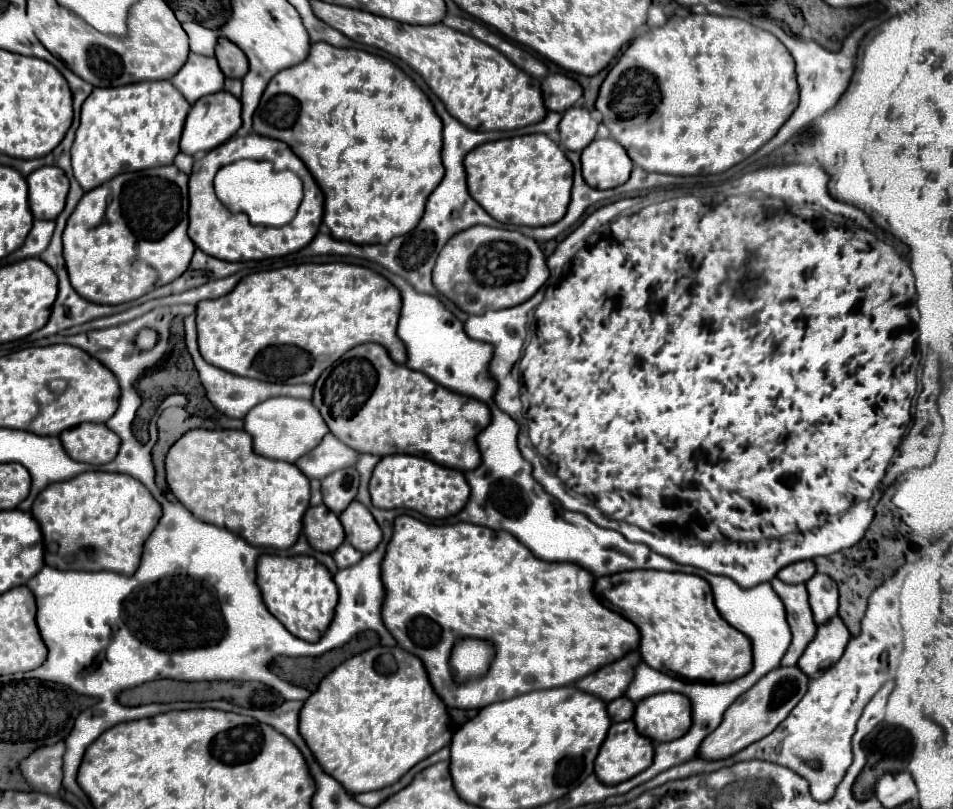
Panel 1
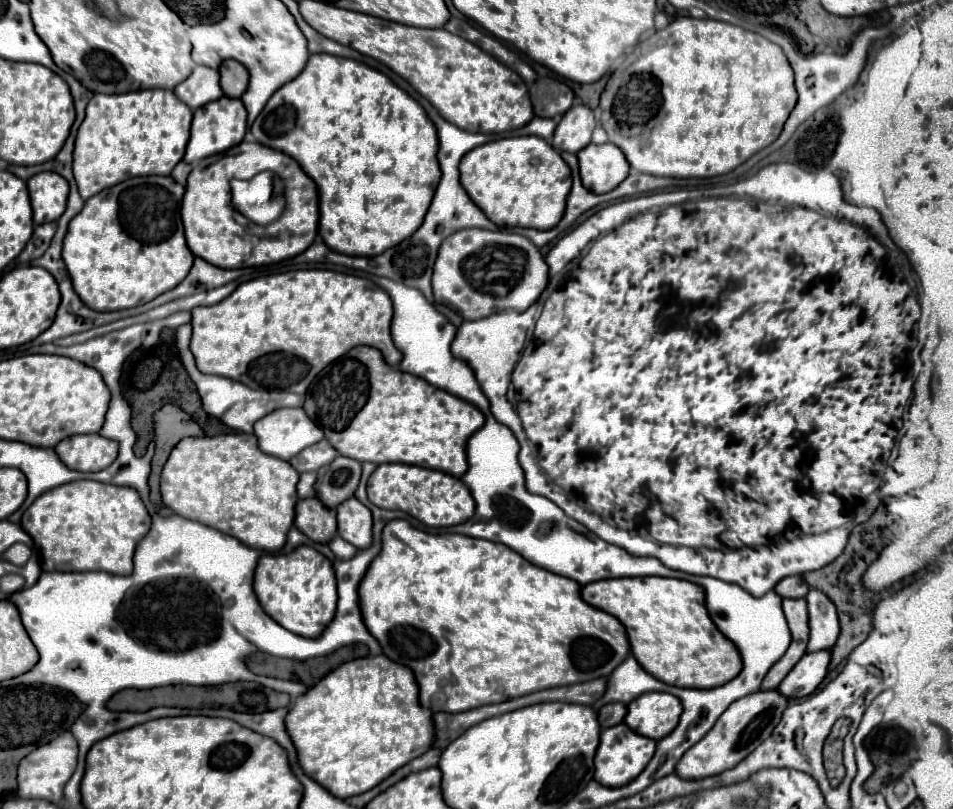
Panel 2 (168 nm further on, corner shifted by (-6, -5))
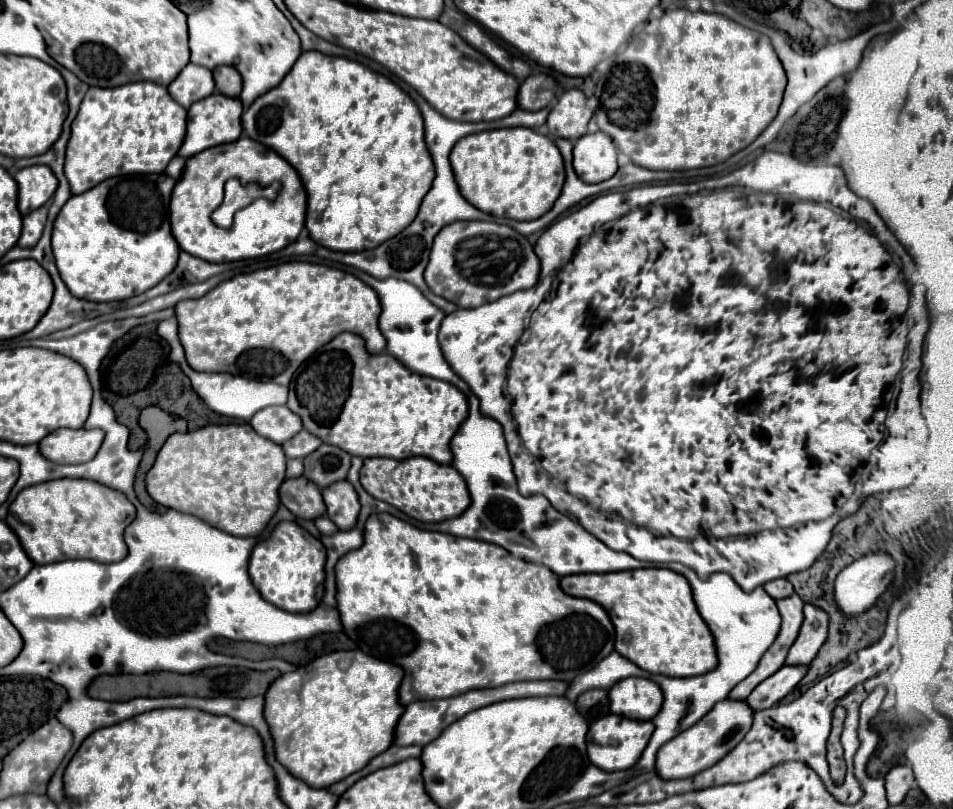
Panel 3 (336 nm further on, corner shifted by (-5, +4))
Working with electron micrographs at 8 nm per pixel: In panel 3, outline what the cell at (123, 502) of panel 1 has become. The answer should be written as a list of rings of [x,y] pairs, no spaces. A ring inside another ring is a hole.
[[[56,479],[22,489],[8,507],[6,523],[34,565],[66,559],[114,563],[128,553],[122,535],[134,515],[134,505],[120,491],[88,479]]]

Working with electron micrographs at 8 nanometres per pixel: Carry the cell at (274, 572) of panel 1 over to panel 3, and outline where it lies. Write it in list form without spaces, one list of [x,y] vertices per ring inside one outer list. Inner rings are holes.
[[[280,521],[274,531],[252,549],[248,573],[254,587],[268,603],[290,613],[308,613],[322,601],[324,563],[326,549],[316,537],[294,521]]]

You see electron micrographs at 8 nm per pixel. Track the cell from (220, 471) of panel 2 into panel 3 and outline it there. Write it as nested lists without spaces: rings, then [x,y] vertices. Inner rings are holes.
[[[230,423],[210,425],[190,433],[172,433],[158,451],[152,469],[146,473],[146,489],[156,503],[196,515],[198,519],[210,523],[212,527],[218,527],[220,531],[236,537],[258,537],[268,519],[278,509],[278,489],[284,479],[286,457],[282,455],[282,447],[258,435],[250,423]]]

